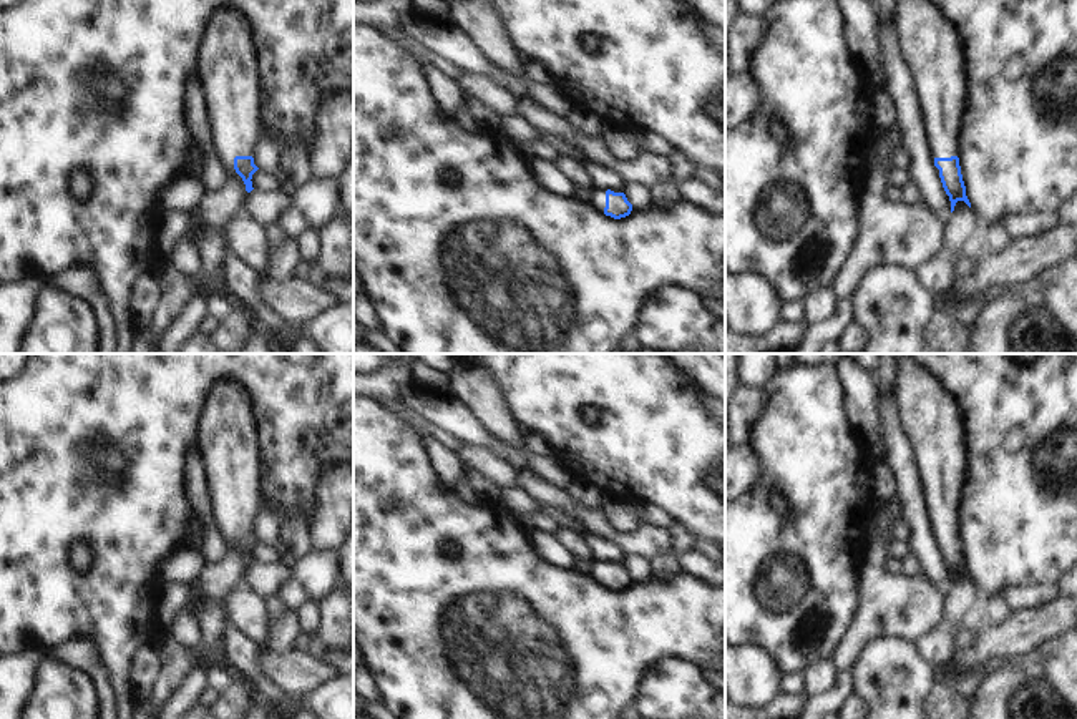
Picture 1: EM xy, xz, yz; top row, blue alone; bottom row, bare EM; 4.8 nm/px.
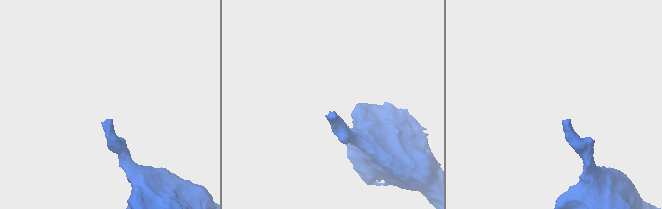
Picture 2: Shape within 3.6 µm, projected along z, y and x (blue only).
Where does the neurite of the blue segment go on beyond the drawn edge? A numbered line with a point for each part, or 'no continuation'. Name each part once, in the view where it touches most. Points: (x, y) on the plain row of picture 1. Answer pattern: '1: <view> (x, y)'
1: xy (226, 439)

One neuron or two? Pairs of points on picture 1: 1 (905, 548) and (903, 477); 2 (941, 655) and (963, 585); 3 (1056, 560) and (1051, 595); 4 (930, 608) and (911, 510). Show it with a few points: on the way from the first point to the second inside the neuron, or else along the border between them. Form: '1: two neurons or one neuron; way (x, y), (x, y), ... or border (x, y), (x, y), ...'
1: two neurons; border (908, 542), (916, 553)
2: one neuron; way (943, 638), (958, 601)
3: two neurons; border (1057, 583), (1014, 588)
4: two neurons; border (928, 580), (945, 591)

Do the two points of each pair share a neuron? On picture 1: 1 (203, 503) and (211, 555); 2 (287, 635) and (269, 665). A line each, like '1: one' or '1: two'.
1: one
2: two

